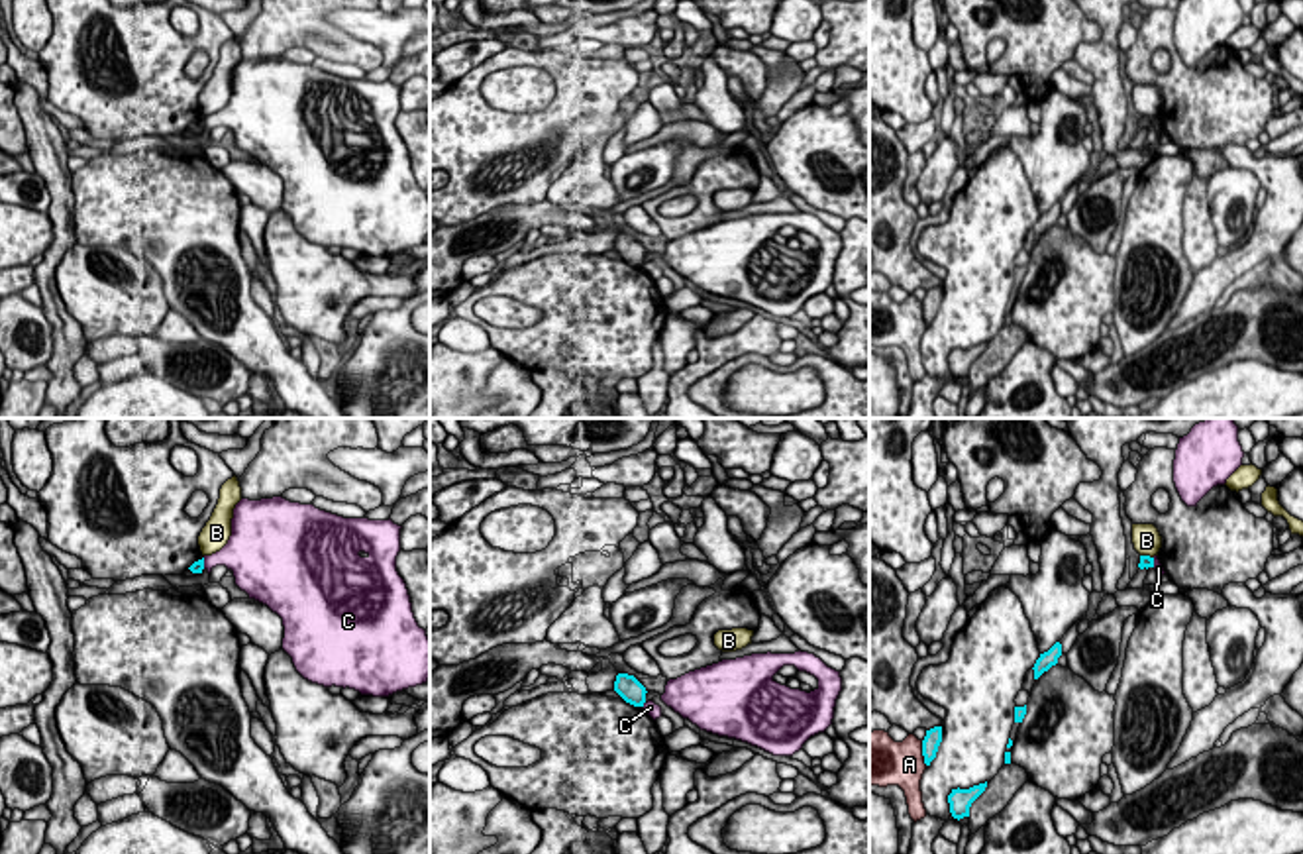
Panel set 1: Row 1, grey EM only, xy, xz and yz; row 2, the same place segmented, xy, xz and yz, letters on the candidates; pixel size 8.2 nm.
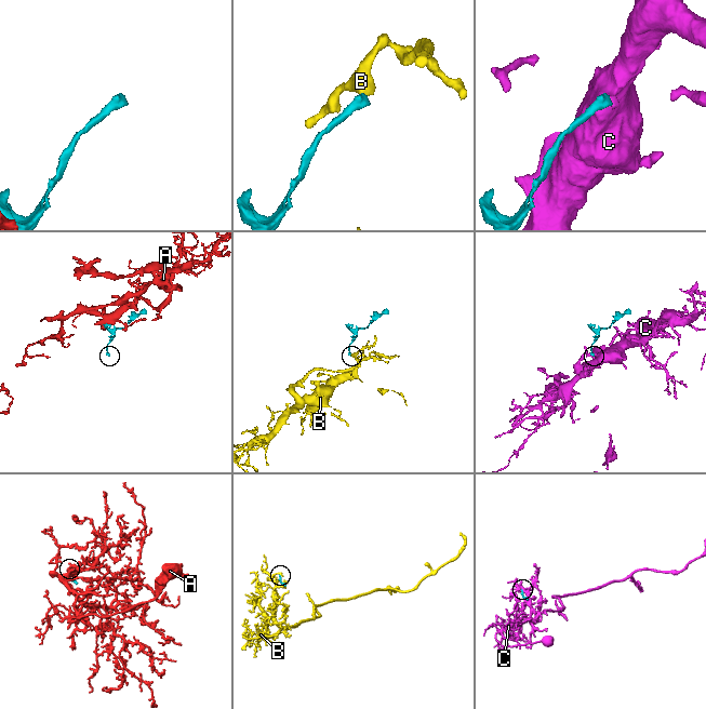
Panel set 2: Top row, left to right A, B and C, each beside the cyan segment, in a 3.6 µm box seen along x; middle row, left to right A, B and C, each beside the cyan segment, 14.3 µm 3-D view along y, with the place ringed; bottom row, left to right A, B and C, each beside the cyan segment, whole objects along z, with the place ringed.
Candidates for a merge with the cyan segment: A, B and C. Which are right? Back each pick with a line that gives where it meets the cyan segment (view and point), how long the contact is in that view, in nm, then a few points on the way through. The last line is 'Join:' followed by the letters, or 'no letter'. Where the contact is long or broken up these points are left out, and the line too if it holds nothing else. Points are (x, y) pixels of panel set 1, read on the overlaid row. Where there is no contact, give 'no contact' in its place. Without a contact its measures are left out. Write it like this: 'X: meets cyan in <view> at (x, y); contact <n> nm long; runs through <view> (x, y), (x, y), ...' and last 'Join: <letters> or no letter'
Join: no letter

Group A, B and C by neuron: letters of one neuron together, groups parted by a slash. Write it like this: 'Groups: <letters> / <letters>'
Groups: A / B / C

